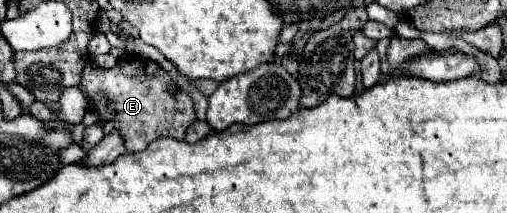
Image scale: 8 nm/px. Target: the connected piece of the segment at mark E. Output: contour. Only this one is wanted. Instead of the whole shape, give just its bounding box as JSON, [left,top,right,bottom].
[80,55,196,151]

